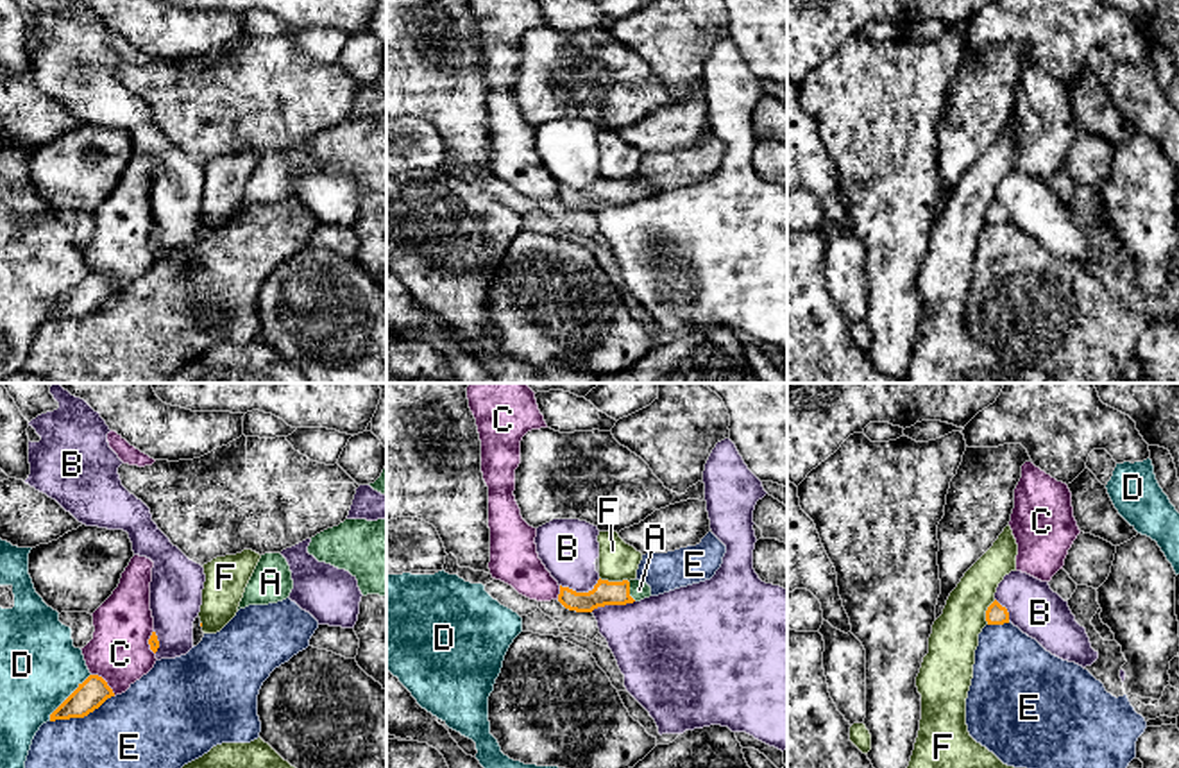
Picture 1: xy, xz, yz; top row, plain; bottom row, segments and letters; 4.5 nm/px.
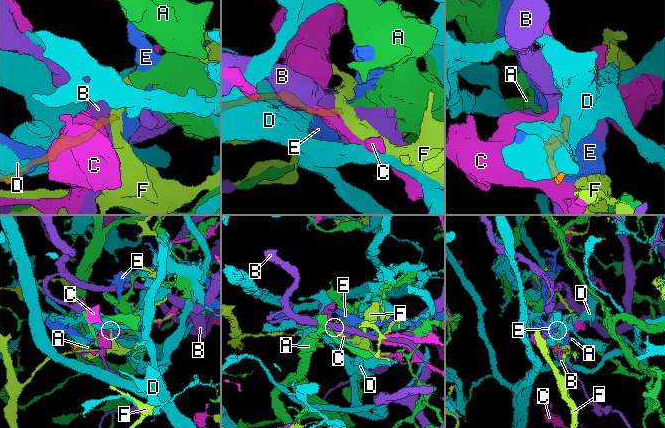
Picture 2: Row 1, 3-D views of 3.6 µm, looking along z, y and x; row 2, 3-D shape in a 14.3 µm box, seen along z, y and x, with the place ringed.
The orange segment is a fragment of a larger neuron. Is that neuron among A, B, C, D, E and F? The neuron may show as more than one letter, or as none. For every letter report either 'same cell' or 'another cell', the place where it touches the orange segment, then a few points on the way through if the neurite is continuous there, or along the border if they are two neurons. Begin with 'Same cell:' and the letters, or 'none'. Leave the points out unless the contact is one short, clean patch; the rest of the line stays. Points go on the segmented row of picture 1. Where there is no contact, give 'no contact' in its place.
Same cell: A
A: same cell; contact xz (628, 591); way xz (605, 593), (628, 591), (639, 589)
B: another cell; contact xz (580, 593); border xz (600, 579), (587, 591), (573, 591), (560, 586)
C: another cell; contact xy (106, 682)
D: another cell; contact xy (68, 697)
E: another cell; contact xy (81, 716)
F: another cell; contact xz (614, 582); border xz (600, 577), (628, 582)

